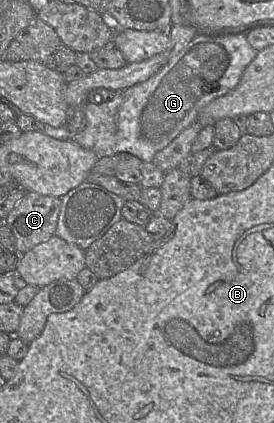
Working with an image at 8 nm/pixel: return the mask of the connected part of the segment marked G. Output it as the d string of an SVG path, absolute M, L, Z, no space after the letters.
M241 32L205 35L197 33L185 48L147 81L117 91L111 101L100 104L85 102L85 126L79 133L71 134L70 141L93 151L98 158L127 152L142 162L152 162L157 152L168 146L184 129L197 121L203 107L239 84L245 68L255 58L257 52L247 41L247 35Z

